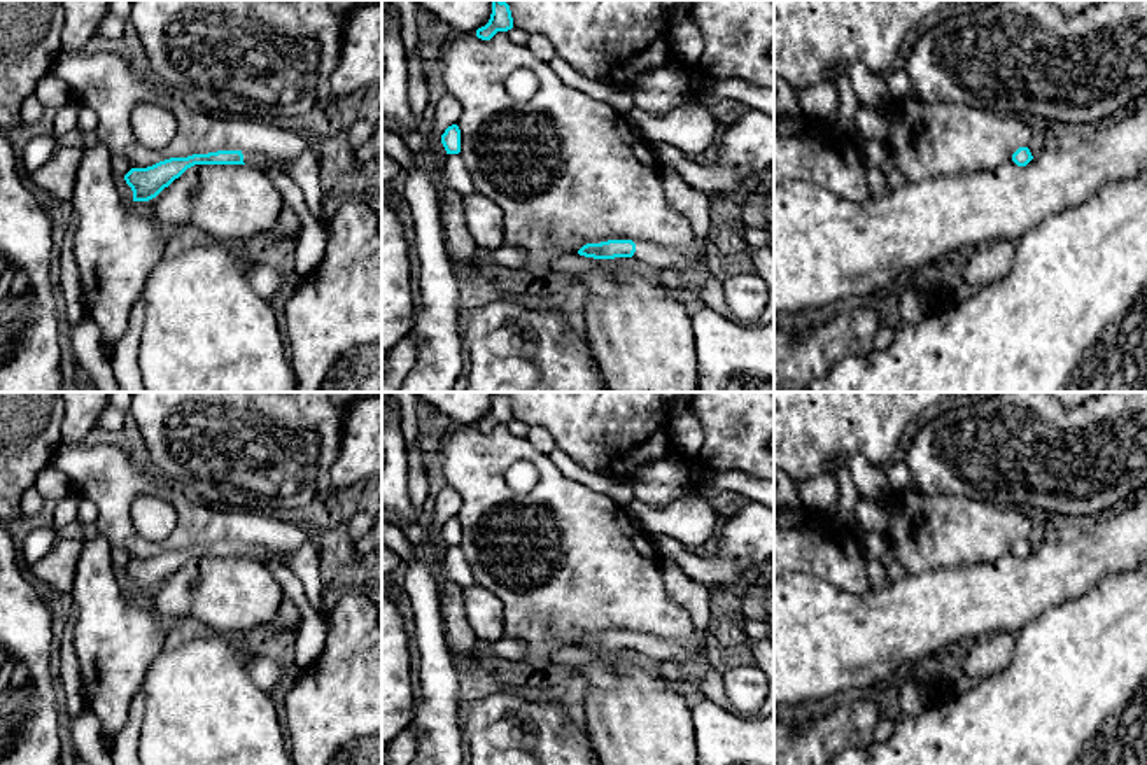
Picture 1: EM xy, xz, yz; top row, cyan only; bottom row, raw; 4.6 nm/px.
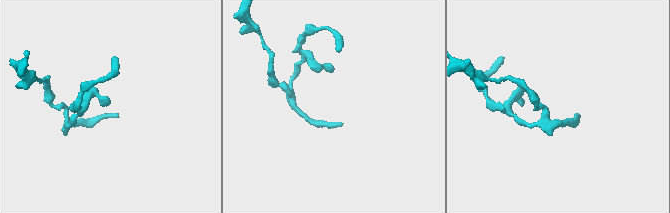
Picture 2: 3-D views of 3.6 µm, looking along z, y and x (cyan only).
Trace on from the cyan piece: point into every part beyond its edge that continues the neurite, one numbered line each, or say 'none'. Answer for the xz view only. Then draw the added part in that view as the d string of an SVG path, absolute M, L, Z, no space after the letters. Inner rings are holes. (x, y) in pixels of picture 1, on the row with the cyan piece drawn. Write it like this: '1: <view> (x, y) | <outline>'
1: xz (696, 205) | M662 172L667 203L685 215L692 226L695 243L686 249L671 249L646 242L634 242L634 257L658 270L683 270L697 261L706 264L706 242L711 229L711 194L686 184L679 173Z

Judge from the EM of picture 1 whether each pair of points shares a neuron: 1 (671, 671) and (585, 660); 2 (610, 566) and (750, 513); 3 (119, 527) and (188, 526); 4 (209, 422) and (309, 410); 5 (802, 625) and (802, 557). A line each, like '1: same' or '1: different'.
1: same
2: different
3: same
4: same
5: different

